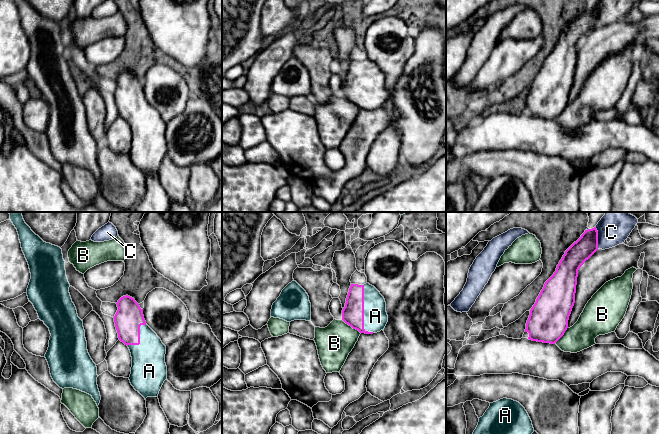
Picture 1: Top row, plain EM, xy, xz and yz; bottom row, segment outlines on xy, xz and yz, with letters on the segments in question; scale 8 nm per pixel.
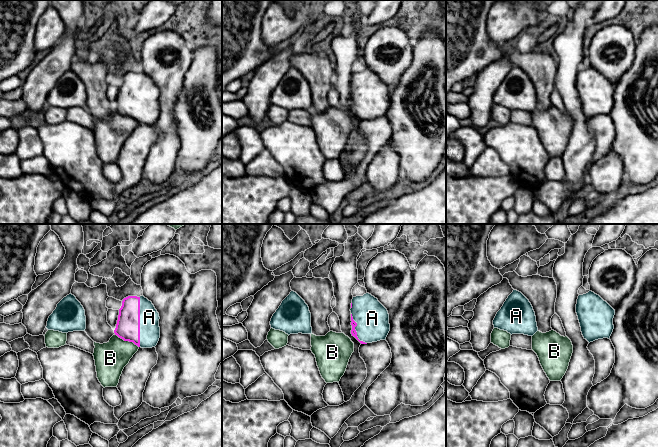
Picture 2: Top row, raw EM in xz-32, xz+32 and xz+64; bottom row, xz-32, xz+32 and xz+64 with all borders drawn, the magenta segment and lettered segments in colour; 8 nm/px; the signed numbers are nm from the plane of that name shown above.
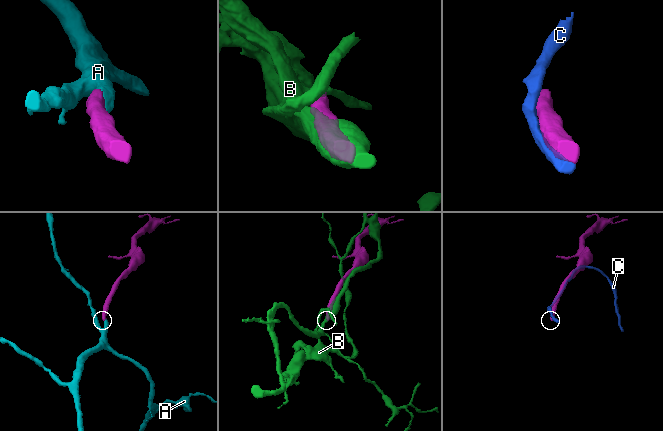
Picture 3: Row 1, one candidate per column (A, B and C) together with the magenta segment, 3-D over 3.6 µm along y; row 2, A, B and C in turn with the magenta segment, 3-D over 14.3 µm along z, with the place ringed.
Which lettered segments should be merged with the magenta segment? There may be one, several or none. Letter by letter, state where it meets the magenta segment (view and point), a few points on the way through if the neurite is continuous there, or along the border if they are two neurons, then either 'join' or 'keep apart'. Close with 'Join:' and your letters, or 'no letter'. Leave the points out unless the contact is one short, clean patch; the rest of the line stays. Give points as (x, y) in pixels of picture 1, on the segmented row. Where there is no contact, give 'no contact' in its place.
A: xz (363, 311) | join
B: xz (351, 326) | keep apart
C: yz (597, 238) | keep apart
Join: A

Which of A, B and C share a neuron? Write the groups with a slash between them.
A / B C

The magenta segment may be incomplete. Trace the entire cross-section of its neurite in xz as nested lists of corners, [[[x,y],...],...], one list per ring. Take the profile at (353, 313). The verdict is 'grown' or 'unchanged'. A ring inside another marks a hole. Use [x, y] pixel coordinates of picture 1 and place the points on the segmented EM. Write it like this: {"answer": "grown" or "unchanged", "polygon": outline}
{"answer": "grown", "polygon": [[[369,283],[351,284],[342,320],[360,333],[373,334],[384,330],[388,322],[384,297]]]}

